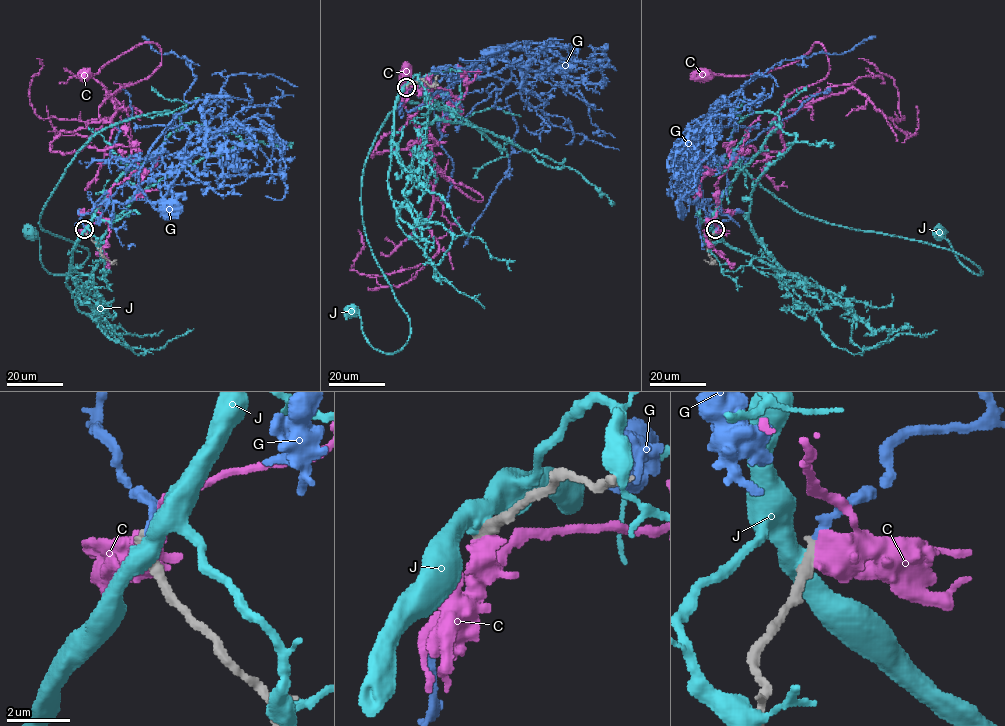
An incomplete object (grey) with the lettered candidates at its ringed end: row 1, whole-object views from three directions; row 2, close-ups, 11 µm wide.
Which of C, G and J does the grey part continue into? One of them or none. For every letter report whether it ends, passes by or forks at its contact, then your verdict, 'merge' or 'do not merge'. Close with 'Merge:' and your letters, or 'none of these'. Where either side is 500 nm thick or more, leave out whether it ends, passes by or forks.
C: do not merge
G: it ends; merge
J: do not merge
Merge: G

